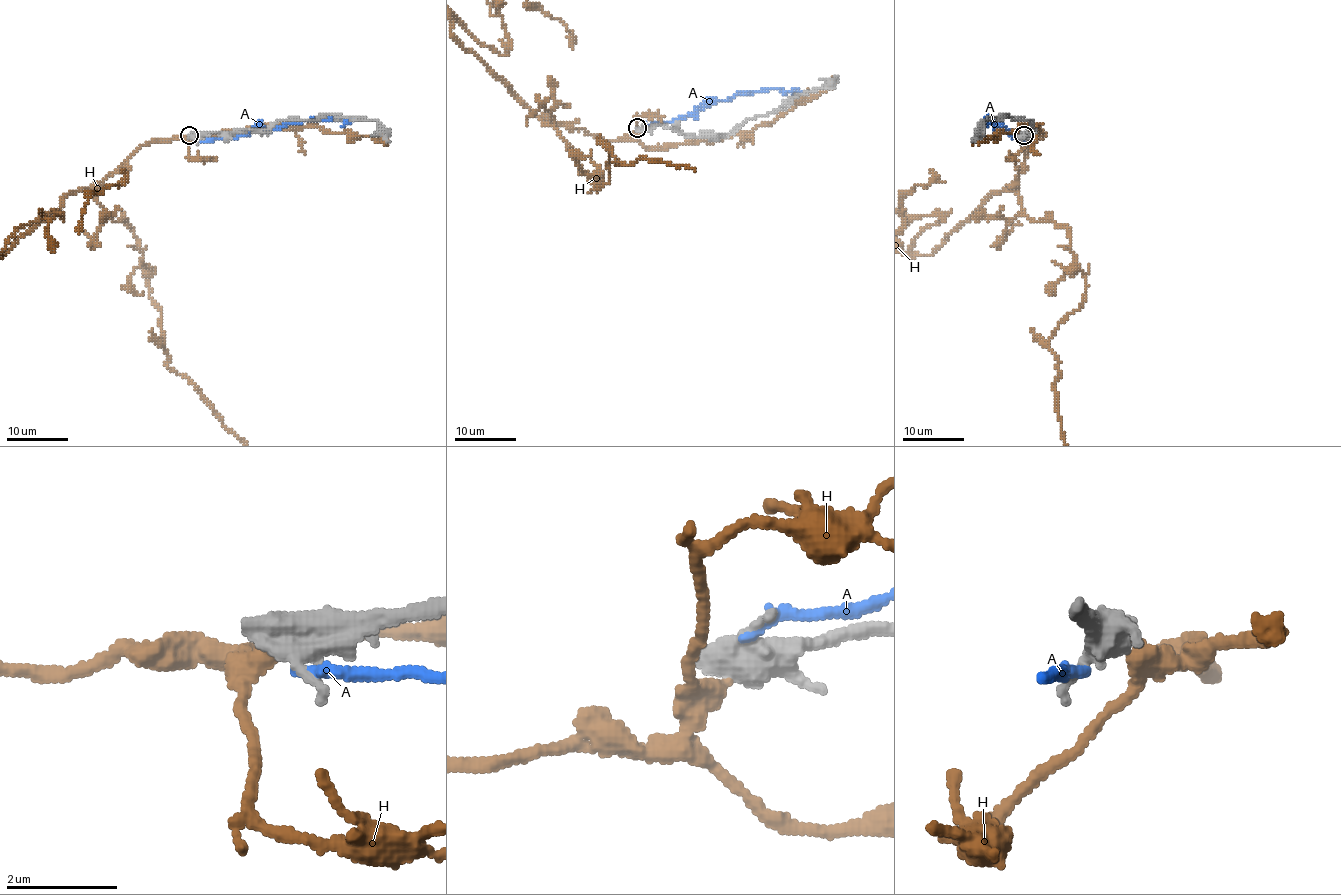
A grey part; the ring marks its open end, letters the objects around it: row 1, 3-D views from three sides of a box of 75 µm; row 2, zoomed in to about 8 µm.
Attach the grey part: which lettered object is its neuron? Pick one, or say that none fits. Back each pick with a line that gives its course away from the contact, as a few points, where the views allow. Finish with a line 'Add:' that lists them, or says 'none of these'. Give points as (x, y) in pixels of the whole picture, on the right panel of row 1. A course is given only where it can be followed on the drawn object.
Add: none of these

